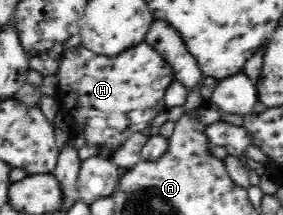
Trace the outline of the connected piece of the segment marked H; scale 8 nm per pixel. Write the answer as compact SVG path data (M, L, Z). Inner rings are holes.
M145 41L111 57L99 56L83 48L82 45L71 48L61 58L61 64L59 64L56 75L58 78L56 96L61 103L59 110L68 120L71 120L70 126L73 135L83 138L84 145L87 148L95 148L98 156L111 161L114 160L115 152L131 134L147 128L151 120L161 110L167 108L164 96L174 79L171 66Z

